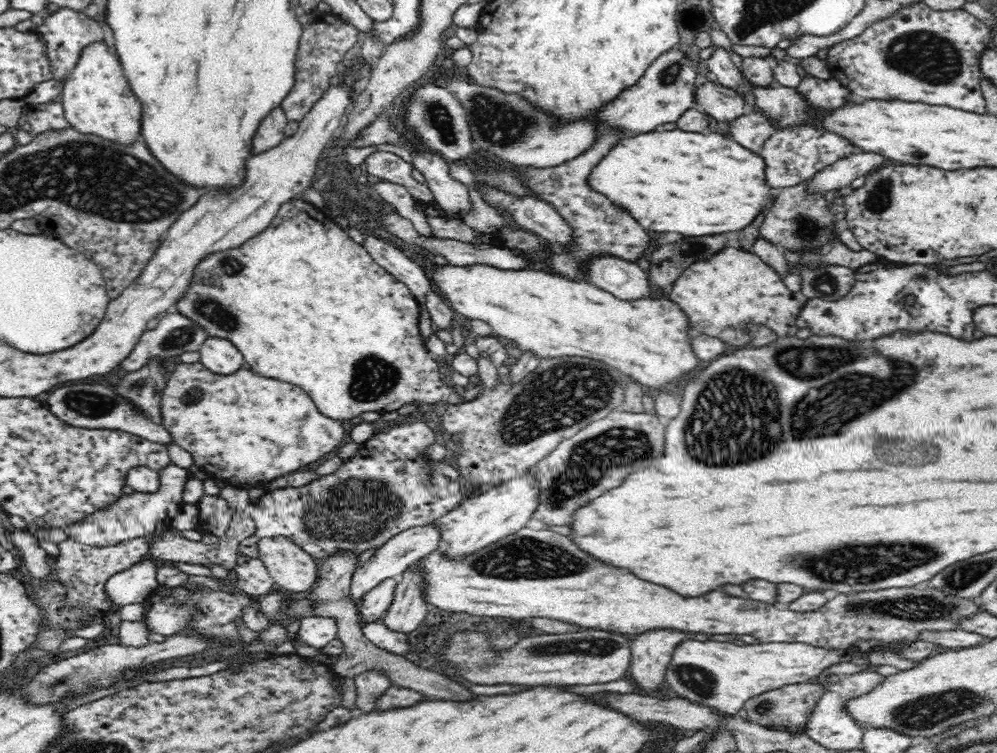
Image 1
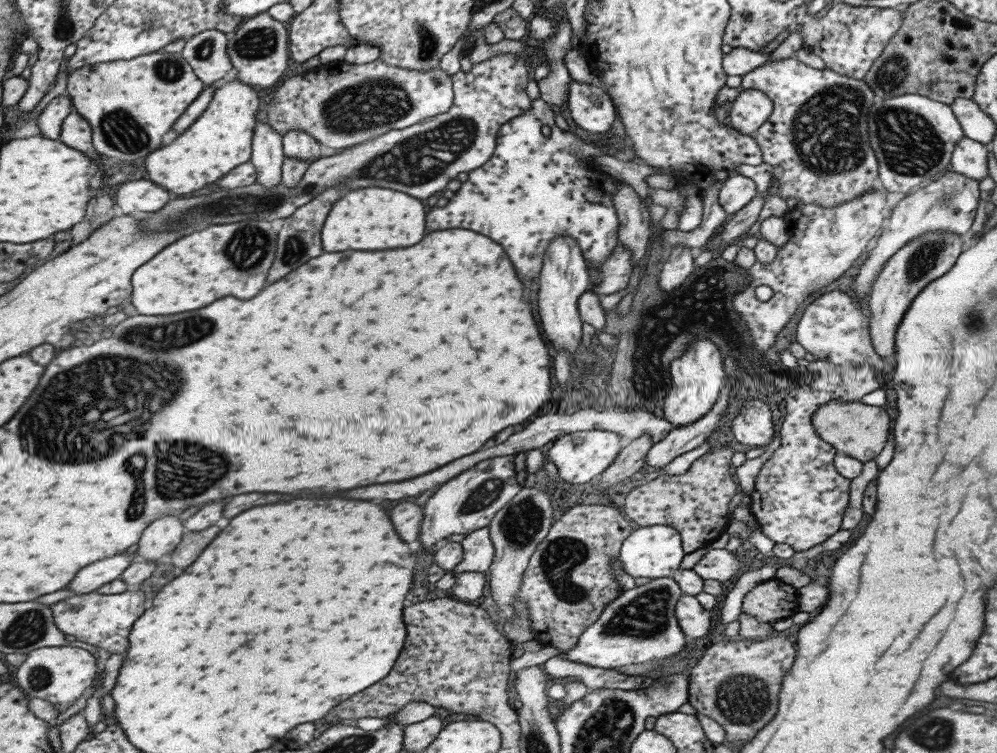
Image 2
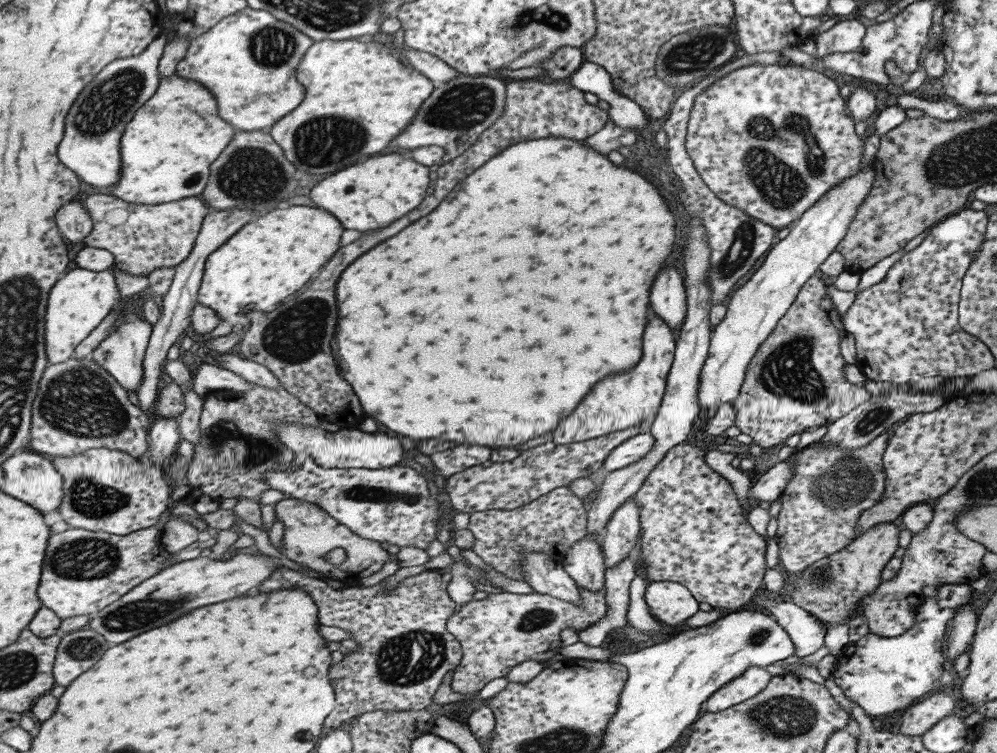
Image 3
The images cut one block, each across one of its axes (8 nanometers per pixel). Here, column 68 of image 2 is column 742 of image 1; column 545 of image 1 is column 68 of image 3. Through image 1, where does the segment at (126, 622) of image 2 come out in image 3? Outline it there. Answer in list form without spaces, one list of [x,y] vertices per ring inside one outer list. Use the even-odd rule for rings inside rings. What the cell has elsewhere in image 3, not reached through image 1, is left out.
[[[151,525],[126,536],[73,527],[49,536],[41,562],[37,598],[60,619],[98,613],[163,568],[167,552],[161,544],[160,534]]]

